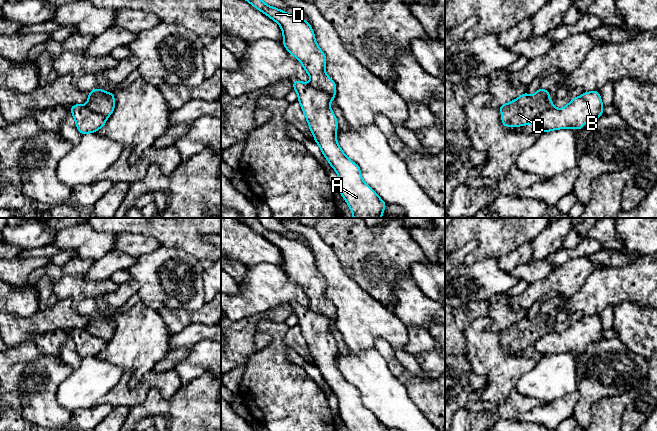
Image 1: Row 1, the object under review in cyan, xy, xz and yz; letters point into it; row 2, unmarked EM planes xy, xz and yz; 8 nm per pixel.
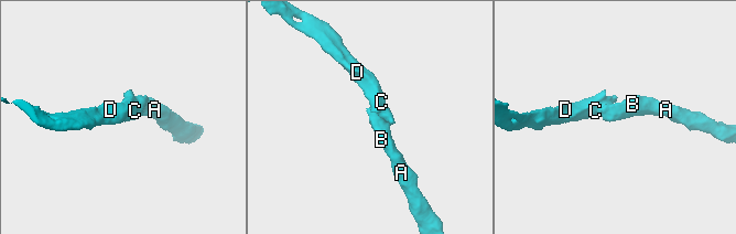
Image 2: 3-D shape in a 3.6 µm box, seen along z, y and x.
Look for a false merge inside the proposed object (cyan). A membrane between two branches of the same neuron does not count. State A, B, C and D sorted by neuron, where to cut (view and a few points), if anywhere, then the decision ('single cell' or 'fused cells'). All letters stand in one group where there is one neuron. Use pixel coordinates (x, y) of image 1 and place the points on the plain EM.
groups A B / C D; cut xz (308, 307), (323, 314), (328, 319), (330, 326); fused cells

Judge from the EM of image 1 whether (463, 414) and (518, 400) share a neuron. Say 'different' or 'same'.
same

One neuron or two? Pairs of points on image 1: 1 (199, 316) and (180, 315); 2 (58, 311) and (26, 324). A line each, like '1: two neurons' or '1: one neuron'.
1: one neuron
2: one neuron

